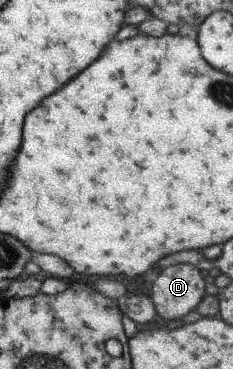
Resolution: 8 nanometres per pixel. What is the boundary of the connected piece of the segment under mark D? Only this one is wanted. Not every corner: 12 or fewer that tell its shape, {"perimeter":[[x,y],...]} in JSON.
{"perimeter":[[200,269],[159,272],[152,301],[165,320],[195,312],[205,296]]}

